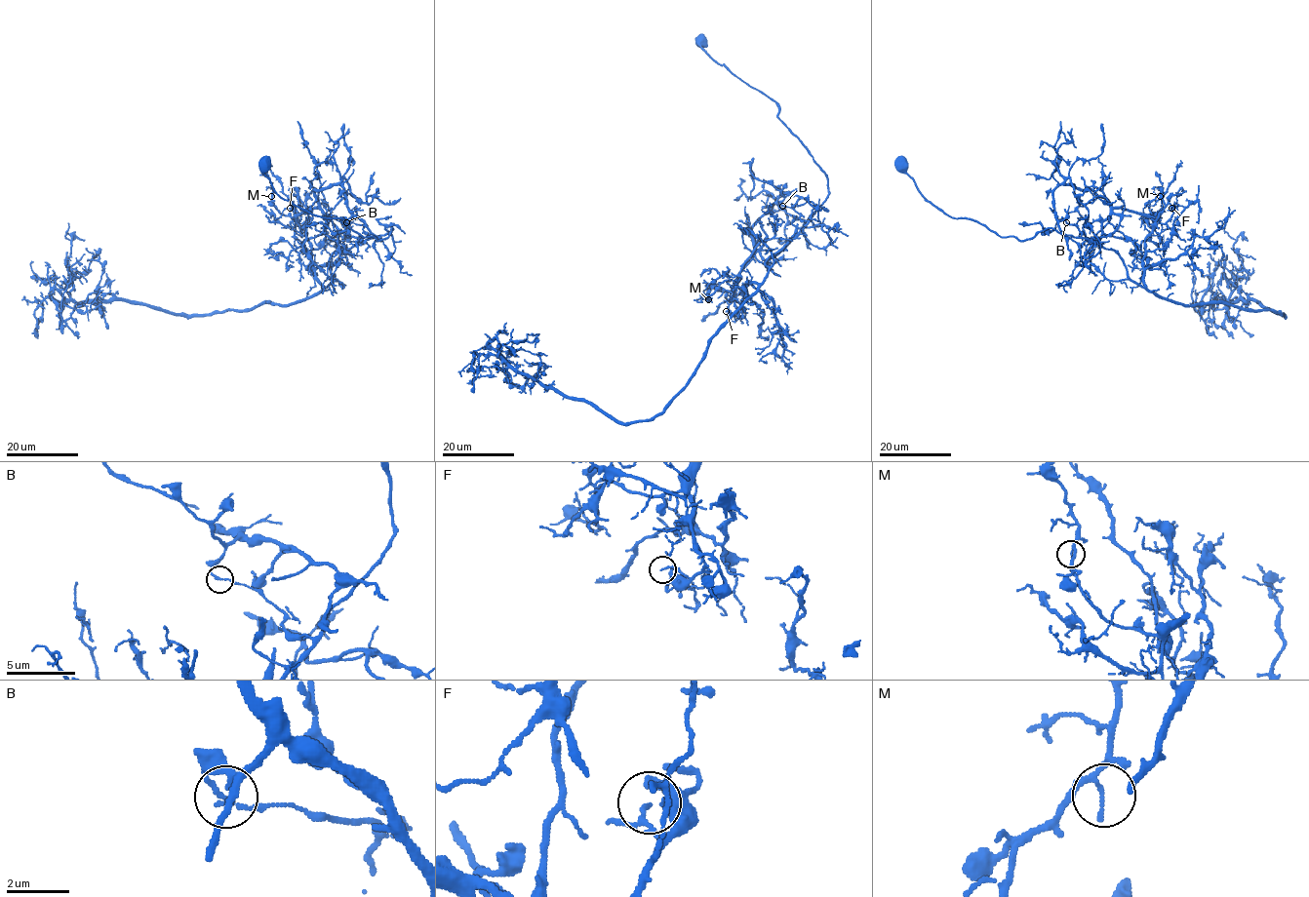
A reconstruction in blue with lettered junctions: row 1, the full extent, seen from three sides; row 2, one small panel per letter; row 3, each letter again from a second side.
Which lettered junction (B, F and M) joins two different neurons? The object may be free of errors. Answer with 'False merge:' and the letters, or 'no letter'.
False merge: B

